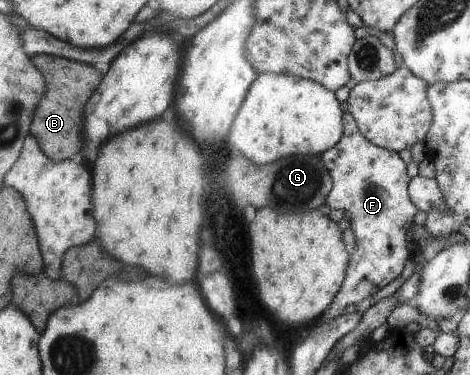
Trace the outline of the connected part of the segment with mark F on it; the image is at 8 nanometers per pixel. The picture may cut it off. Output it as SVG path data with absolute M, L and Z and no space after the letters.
M350 113L343 114L343 137L320 158L321 166L331 178L331 190L325 203L331 210L343 210L349 216L349 228L353 230L356 242L345 281L333 303L317 321L319 324L331 323L344 314L347 306L376 294L402 274L415 242L411 233L418 212L408 194L412 179L399 152L369 142Z

